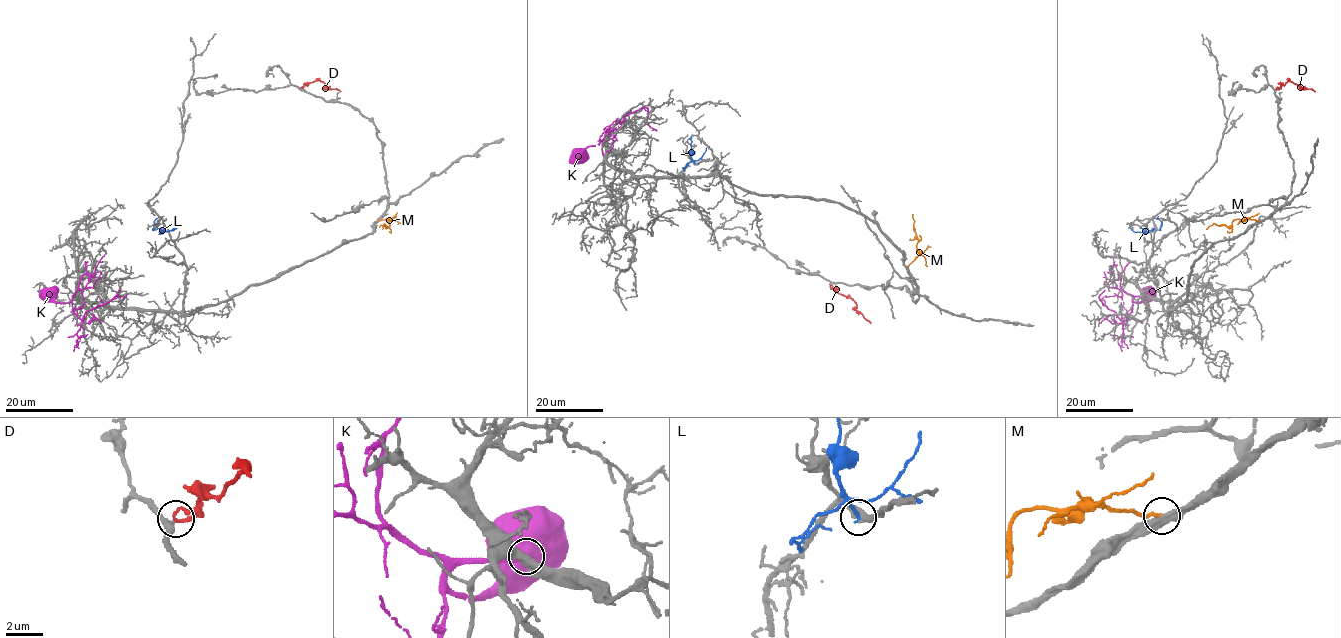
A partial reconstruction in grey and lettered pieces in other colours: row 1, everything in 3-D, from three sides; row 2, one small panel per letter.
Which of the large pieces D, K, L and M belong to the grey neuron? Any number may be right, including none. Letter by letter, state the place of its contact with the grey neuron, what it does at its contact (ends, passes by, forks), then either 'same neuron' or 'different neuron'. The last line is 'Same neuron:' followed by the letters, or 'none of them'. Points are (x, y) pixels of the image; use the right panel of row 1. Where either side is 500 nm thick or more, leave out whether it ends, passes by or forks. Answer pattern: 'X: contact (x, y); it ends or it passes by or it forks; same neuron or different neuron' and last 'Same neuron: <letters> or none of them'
D: contact (1276, 89); it ends; same neuron
K: contact (1147, 295); different neuron
L: contact (1155, 227); it ends; different neuron
M: contact (1260, 220); it ends; different neuron
Same neuron: D

